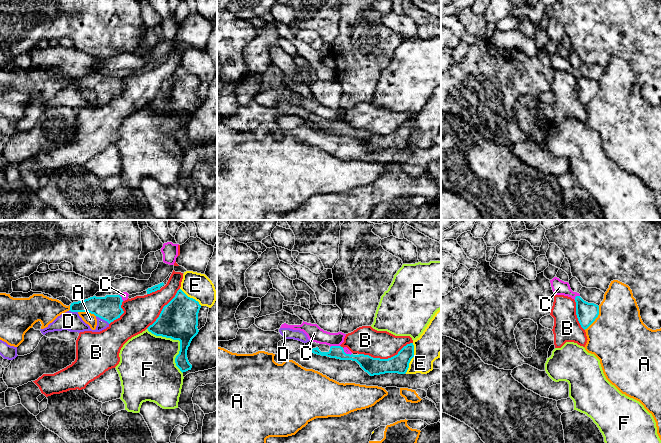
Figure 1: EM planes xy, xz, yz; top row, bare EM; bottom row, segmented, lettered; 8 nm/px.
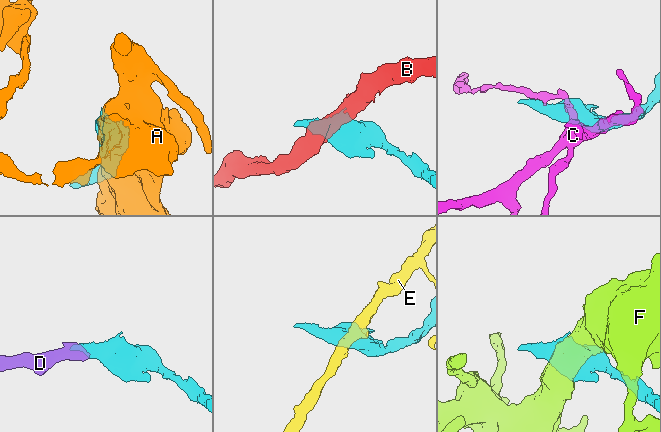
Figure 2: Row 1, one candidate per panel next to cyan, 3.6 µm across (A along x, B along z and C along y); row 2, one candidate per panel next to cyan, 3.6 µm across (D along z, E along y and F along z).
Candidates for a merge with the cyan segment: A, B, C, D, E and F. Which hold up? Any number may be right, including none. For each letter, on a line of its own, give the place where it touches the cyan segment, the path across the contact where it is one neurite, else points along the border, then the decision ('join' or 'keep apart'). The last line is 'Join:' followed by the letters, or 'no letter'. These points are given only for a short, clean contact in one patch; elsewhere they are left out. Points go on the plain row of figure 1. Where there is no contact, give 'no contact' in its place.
A: yz (596, 93) | keep apart
B: xz (385, 135) | keep apart
C: xz (334, 122) | along xz (339, 121), (332, 121), (330, 123) | keep apart
D: xy (103, 95) | across xy (108, 84), (103, 95), (96, 106), (72, 98) | join
E: xz (412, 133) | along xz (413, 119), (413, 133), (405, 148) | keep apart
F: xy (179, 116) | keep apart
Join: D

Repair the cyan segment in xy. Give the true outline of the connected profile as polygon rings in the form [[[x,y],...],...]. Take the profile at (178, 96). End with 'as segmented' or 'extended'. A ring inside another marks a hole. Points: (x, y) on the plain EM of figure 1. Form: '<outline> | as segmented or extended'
[[[179,65],[175,73],[163,83],[159,93],[147,105],[156,112],[180,117],[180,127],[175,134],[180,147],[191,146],[187,126],[192,115],[198,110],[198,89],[201,81]]] | as segmented

